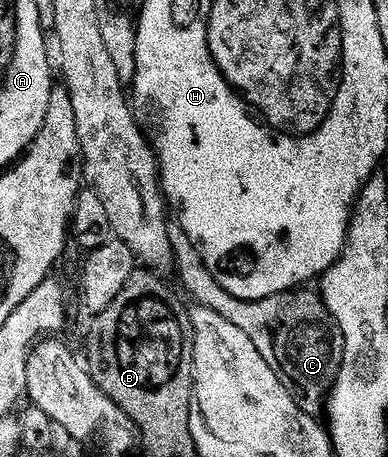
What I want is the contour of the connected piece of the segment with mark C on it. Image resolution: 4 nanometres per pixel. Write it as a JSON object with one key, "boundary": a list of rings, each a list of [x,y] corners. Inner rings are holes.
{"boundary":[[[179,224],[171,225],[169,239],[175,252],[174,272],[179,272],[180,283],[196,297],[194,300],[198,304],[217,311],[219,315],[229,319],[237,327],[241,327],[253,339],[253,345],[261,351],[264,359],[275,366],[279,376],[286,381],[288,389],[295,394],[295,399],[299,402],[300,407],[312,415],[318,414],[324,408],[327,398],[331,395],[331,388],[335,386],[335,381],[339,378],[339,372],[343,366],[343,356],[347,350],[343,345],[341,327],[329,311],[327,304],[324,303],[322,296],[318,292],[310,293],[310,288],[300,287],[291,290],[290,293],[269,295],[260,301],[242,301],[229,295],[229,291],[225,291],[221,287],[221,283],[217,283],[215,274],[207,270],[197,247],[193,247],[189,235],[185,235],[185,231]]]}

